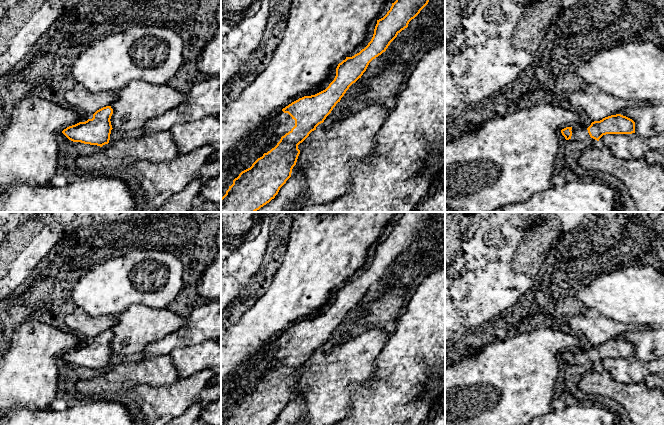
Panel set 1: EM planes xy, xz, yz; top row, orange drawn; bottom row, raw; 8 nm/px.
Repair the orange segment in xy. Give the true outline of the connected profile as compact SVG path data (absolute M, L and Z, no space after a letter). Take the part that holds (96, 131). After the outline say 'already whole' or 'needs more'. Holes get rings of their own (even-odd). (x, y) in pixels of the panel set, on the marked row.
M111 106L103 107L93 114L92 119L69 126L62 133L73 142L102 147L110 140L112 114Z; already whole

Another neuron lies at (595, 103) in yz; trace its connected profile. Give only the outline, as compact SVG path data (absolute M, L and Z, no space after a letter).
M595 88L562 93L554 95L553 98L568 101L575 110L588 115L592 122L616 115L626 108L643 106L647 103L640 100L625 100Z

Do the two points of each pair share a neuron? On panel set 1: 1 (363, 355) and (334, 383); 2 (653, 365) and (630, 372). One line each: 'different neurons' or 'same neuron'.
1: same neuron
2: same neuron

